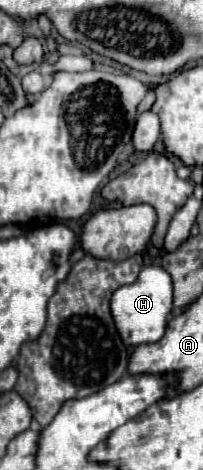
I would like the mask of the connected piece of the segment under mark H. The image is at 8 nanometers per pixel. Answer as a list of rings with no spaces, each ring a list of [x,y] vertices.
[[[145,266],[133,284],[121,286],[111,298],[111,312],[115,326],[127,346],[141,346],[161,340],[167,326],[167,316],[173,308],[171,276],[159,266]]]

